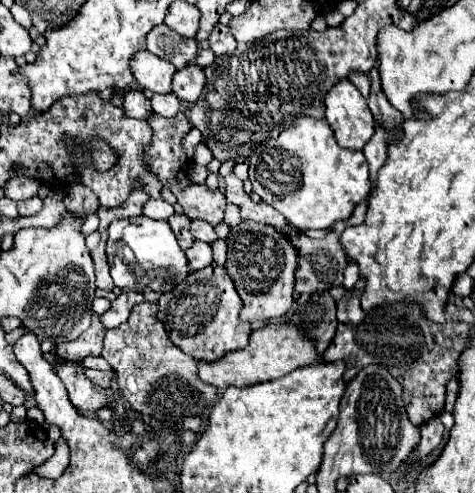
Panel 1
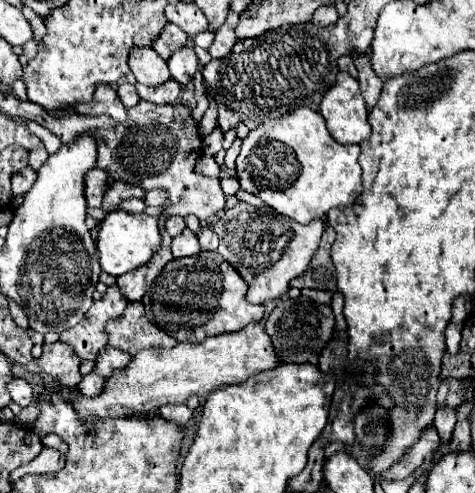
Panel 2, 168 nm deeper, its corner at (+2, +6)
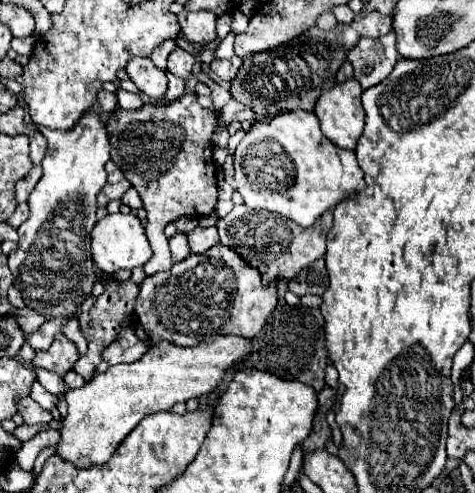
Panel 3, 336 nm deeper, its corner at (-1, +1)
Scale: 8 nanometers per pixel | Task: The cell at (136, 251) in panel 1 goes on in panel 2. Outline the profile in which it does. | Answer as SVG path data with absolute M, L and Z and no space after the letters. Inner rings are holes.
M124 210L110 212L100 224L98 240L96 240L100 266L102 266L104 272L108 272L112 276L120 276L120 274L126 274L130 270L136 270L152 258L152 254L156 252L160 240L162 238L160 238L158 218L156 216L132 214L132 212L124 212Z

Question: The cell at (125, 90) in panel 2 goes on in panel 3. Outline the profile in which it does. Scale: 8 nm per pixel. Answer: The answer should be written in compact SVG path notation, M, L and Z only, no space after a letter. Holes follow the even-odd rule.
M119 87L119 91L117 91L117 99L119 99L121 109L139 109L139 107L143 105L143 99L141 99L139 95L129 93L129 91L121 89L121 87Z

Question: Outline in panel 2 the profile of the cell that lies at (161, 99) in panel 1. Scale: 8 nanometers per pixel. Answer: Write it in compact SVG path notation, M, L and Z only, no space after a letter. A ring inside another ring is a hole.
M172 78L160 86L156 86L156 88L150 88L150 86L144 86L138 82L135 84L135 88L142 100L156 102L156 104L174 104L182 92L182 86L176 84L176 80L172 80Z

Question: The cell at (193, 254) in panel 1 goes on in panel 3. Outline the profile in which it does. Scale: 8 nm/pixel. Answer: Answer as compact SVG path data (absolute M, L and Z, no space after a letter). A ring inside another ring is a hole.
M175 233L175 235L169 239L169 247L171 247L171 253L173 253L173 263L183 261L183 259L191 253L189 241L187 241L187 235L185 235L185 233Z

